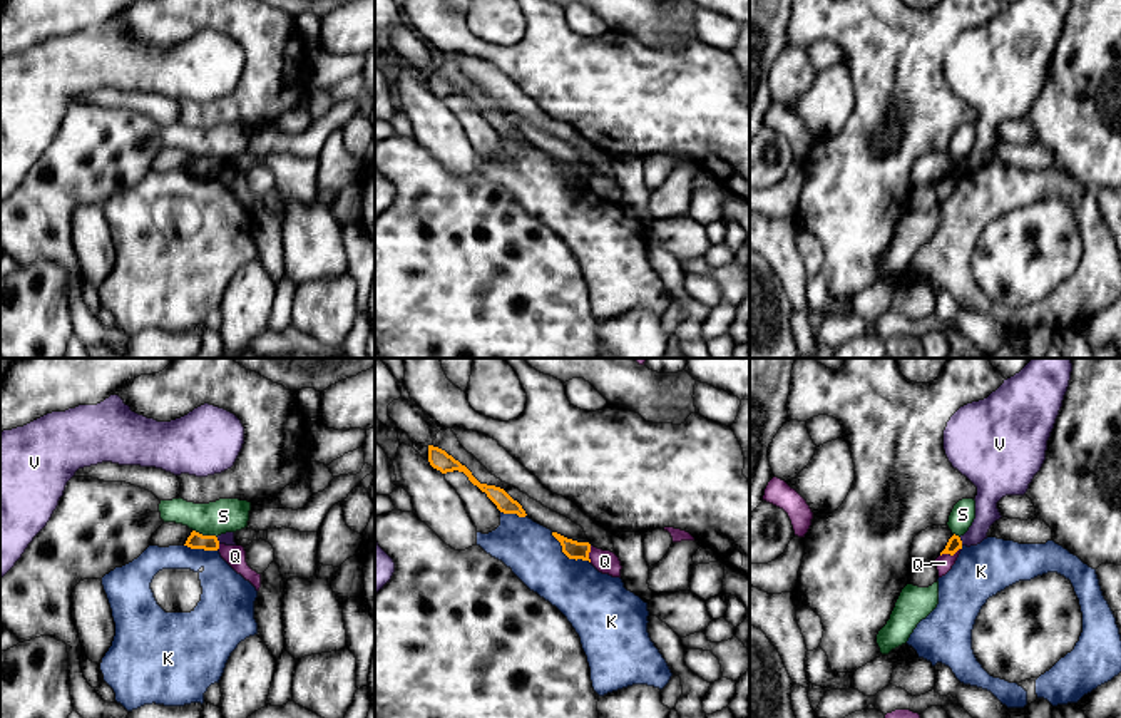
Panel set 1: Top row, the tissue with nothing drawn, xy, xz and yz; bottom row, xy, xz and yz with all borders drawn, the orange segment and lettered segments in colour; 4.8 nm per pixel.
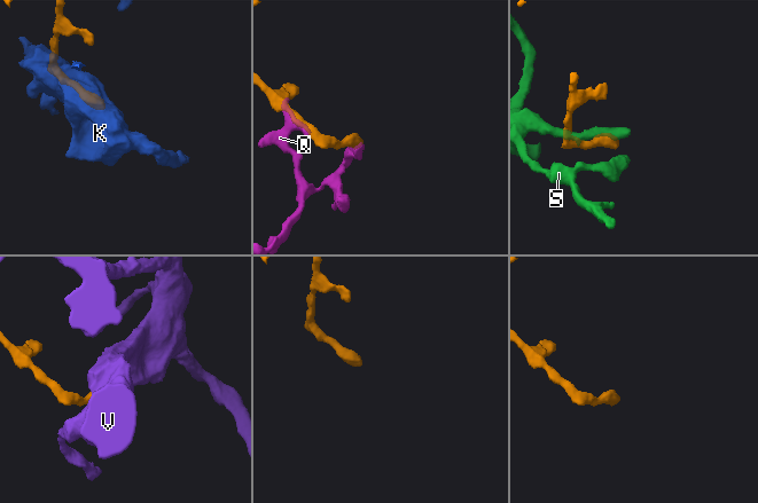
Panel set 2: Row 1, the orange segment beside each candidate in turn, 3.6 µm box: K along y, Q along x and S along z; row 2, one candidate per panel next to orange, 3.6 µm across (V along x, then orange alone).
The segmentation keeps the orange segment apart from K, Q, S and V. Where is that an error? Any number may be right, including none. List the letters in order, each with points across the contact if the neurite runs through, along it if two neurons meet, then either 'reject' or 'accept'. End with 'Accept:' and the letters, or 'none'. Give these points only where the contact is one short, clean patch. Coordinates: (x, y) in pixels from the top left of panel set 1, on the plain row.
K: reject
Q: border along yz (961, 173), (952, 179), (941, 181); reject
S: reject
V: reject
Accept: none

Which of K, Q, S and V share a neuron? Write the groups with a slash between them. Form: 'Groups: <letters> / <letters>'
Groups: K / Q / S / V

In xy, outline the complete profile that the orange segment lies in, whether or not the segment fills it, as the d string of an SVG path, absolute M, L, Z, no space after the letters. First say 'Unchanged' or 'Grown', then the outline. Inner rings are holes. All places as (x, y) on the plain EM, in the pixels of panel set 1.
Unchanged. M192 156L184 171L191 174L218 176L219 166L216 161L202 161Z

